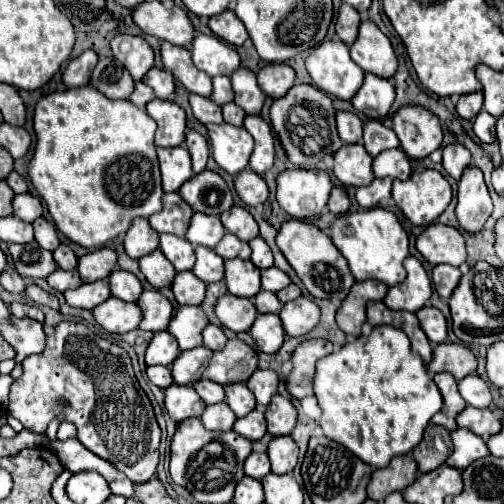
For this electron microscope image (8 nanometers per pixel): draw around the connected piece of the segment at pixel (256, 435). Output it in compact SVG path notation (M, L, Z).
M253 410L251 414L247 414L245 418L239 418L233 426L233 430L249 440L261 440L265 430L265 416L261 410Z

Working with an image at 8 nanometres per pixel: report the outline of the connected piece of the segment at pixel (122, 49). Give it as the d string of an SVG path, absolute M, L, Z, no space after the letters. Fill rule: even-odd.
M119 34L113 38L111 48L113 48L113 56L129 70L135 82L139 82L153 66L155 60L153 48L141 36Z

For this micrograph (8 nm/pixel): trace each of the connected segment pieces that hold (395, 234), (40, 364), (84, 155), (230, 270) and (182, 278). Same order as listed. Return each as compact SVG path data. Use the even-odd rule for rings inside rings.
M383 208L343 214L333 222L331 238L339 252L347 258L355 280L379 280L395 286L407 278L403 260L409 256L409 238L397 216Z
M65 320L55 326L55 332L47 336L47 346L41 354L23 360L23 376L11 384L9 392L9 414L17 418L27 430L43 434L51 420L65 420L75 424L79 442L99 458L113 462L113 466L127 474L131 482L147 482L155 476L159 464L159 440L161 428L155 420L153 406L139 386L129 354L91 332L85 324Z
M91 86L65 92L51 92L35 106L33 126L37 146L29 162L31 184L49 208L57 230L83 248L101 248L109 240L127 232L135 218L149 218L161 210L163 186L155 154L155 120L135 108L129 100L111 100Z
M225 260L225 282L229 292L241 298L253 298L261 290L261 274L251 260Z
M179 272L173 280L173 294L179 304L193 304L199 306L205 298L205 284L193 272Z

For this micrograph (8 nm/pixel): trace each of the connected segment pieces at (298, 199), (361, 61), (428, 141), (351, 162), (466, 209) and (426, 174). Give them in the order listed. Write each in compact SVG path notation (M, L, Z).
M285 170L277 178L277 202L293 218L315 218L327 206L333 182L321 170Z
M363 20L359 36L351 46L353 62L379 78L391 78L397 72L397 56L389 38L371 22Z
M403 106L393 116L393 132L409 158L427 158L441 146L439 118L423 106Z
M343 144L335 152L335 176L345 184L345 186L367 186L371 184L373 170L371 170L373 158L367 154L363 144Z
M469 164L459 180L457 188L457 220L467 232L479 232L485 224L485 220L493 212L491 196L487 190L487 184L483 180L483 172Z
M437 170L413 172L409 180L393 182L393 200L415 226L433 224L451 198L451 184Z

